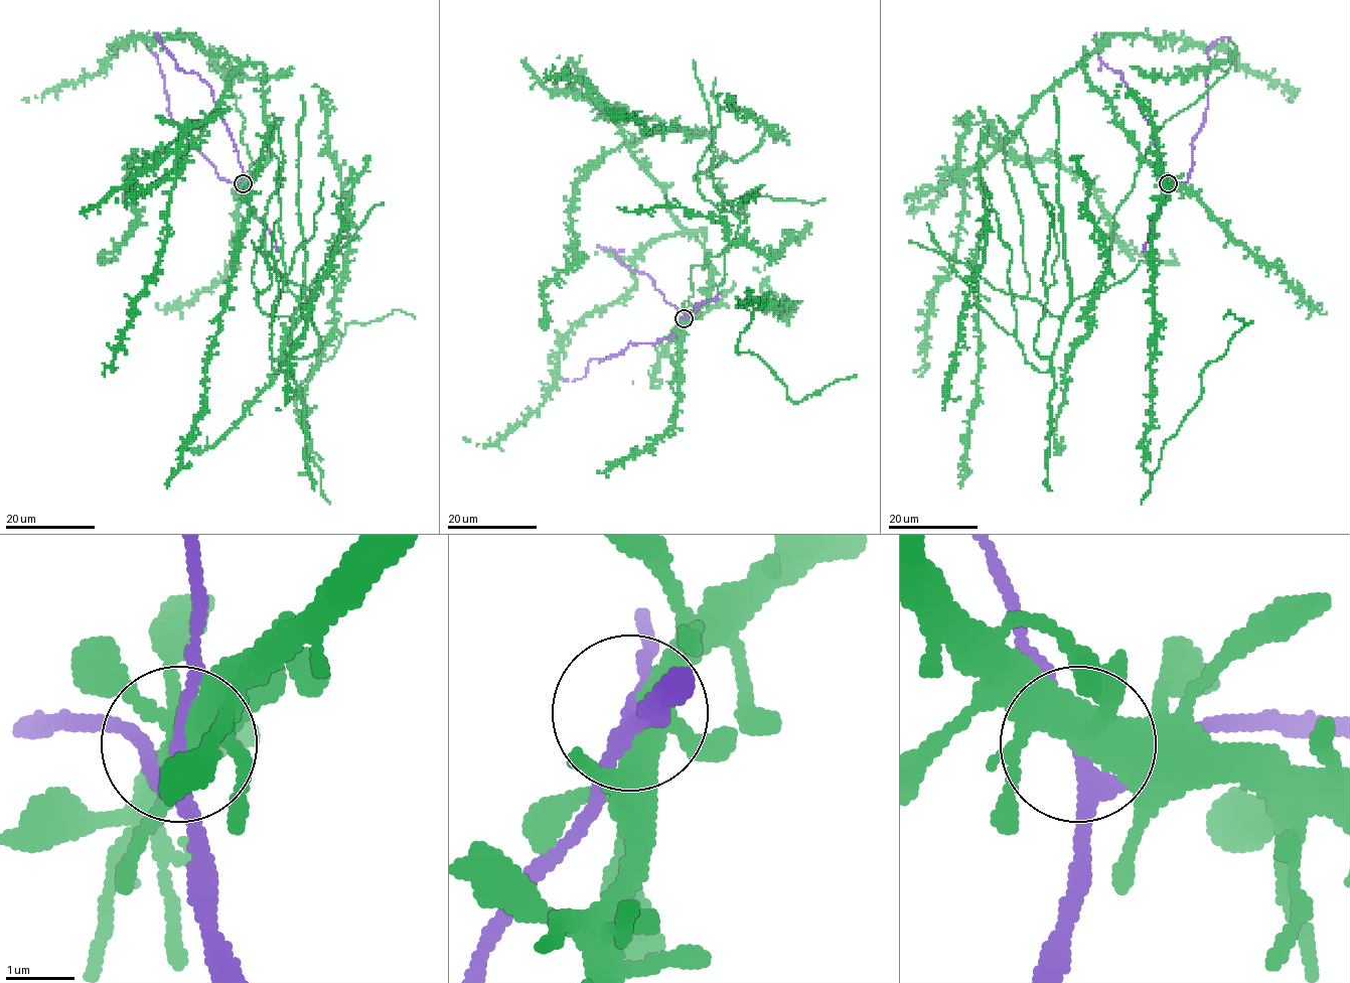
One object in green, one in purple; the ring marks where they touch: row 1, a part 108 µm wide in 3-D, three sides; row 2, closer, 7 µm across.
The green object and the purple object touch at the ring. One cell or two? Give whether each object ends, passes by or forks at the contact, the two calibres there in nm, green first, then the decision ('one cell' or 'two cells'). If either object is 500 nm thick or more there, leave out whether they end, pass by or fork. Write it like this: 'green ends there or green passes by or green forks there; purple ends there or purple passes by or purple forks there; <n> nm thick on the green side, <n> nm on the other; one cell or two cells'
green forks there; purple forks there; 400 nm thick on the green side, 200 nm on the other; one cell

